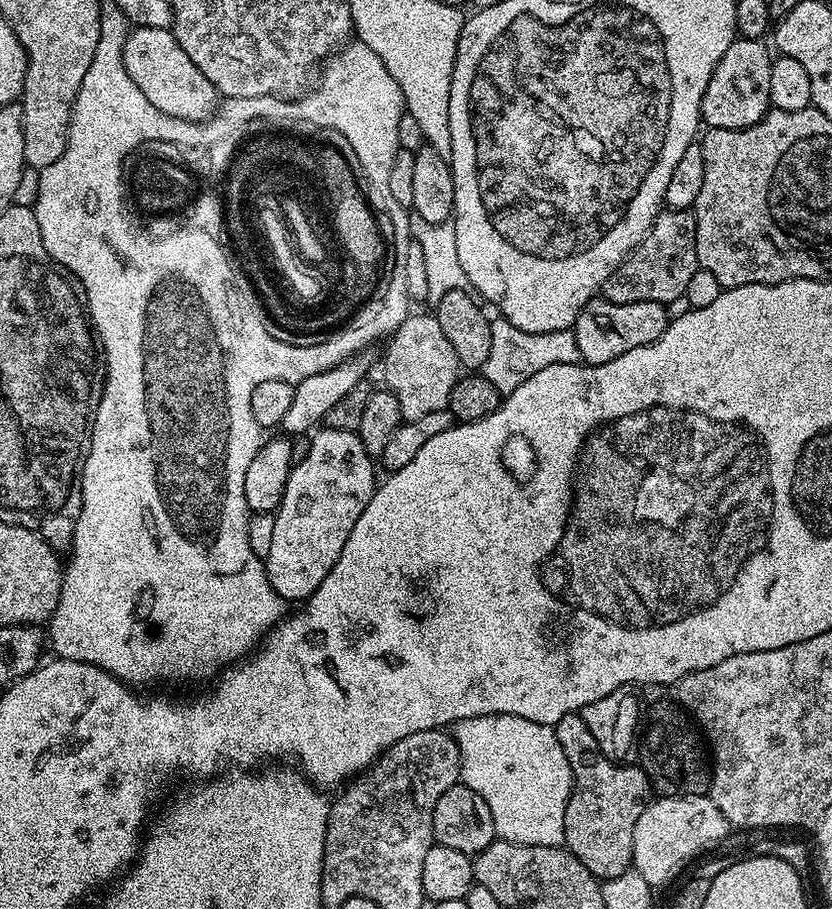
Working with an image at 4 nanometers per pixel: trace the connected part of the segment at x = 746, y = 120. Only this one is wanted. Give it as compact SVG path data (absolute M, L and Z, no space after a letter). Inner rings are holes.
M737 38L733 40L732 45L730 46L730 50L726 50L726 54L722 54L722 58L718 62L718 66L714 66L714 74L710 74L710 82L706 82L706 94L702 94L702 106L700 107L700 119L701 121L703 121L705 125L707 125L708 128L721 128L722 130L742 130L746 126L754 126L755 124L757 124L757 122L759 122L760 119L762 119L764 115L767 114L768 109L773 107L771 102L771 96L770 96L770 74L771 74L771 66L773 63L774 56L773 53L770 51L770 48L769 48L770 53L768 53L768 48L766 45L767 43L765 43L764 40L746 40L743 38Z

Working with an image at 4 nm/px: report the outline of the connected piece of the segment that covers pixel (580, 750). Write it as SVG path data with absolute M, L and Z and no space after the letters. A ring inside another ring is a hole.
M574 712L566 714L555 724L558 746L570 762L572 793L566 802L565 836L563 847L567 848L586 870L597 874L617 874L634 868L634 826L648 808L654 789L643 767L635 768L632 762L617 762L602 754L594 734L586 722Z

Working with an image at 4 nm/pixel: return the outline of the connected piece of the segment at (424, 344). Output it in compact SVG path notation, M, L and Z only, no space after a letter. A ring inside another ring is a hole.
M411 313L389 339L386 347L388 352L384 358L385 387L398 398L403 421L413 421L448 407L450 391L459 380L462 368L435 315Z

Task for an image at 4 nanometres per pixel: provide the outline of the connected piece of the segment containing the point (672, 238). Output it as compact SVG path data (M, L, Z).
M668 208L656 215L646 238L628 255L624 265L610 278L606 278L602 289L603 299L611 304L626 302L658 302L665 306L683 297L690 278L698 271L698 254L696 253L696 214L686 208Z

